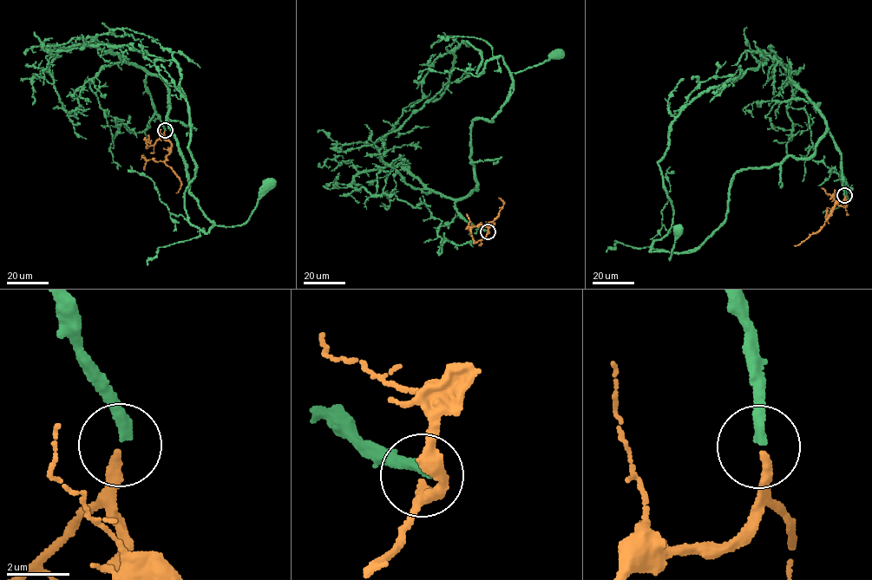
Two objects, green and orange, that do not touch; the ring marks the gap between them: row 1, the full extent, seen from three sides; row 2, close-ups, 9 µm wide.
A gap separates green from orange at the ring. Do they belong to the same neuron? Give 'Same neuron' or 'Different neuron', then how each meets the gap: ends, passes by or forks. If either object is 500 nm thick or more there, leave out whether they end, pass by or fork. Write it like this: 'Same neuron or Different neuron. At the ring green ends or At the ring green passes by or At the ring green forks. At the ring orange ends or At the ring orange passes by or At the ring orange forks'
Same neuron. At the ring green ends. At the ring orange ends

